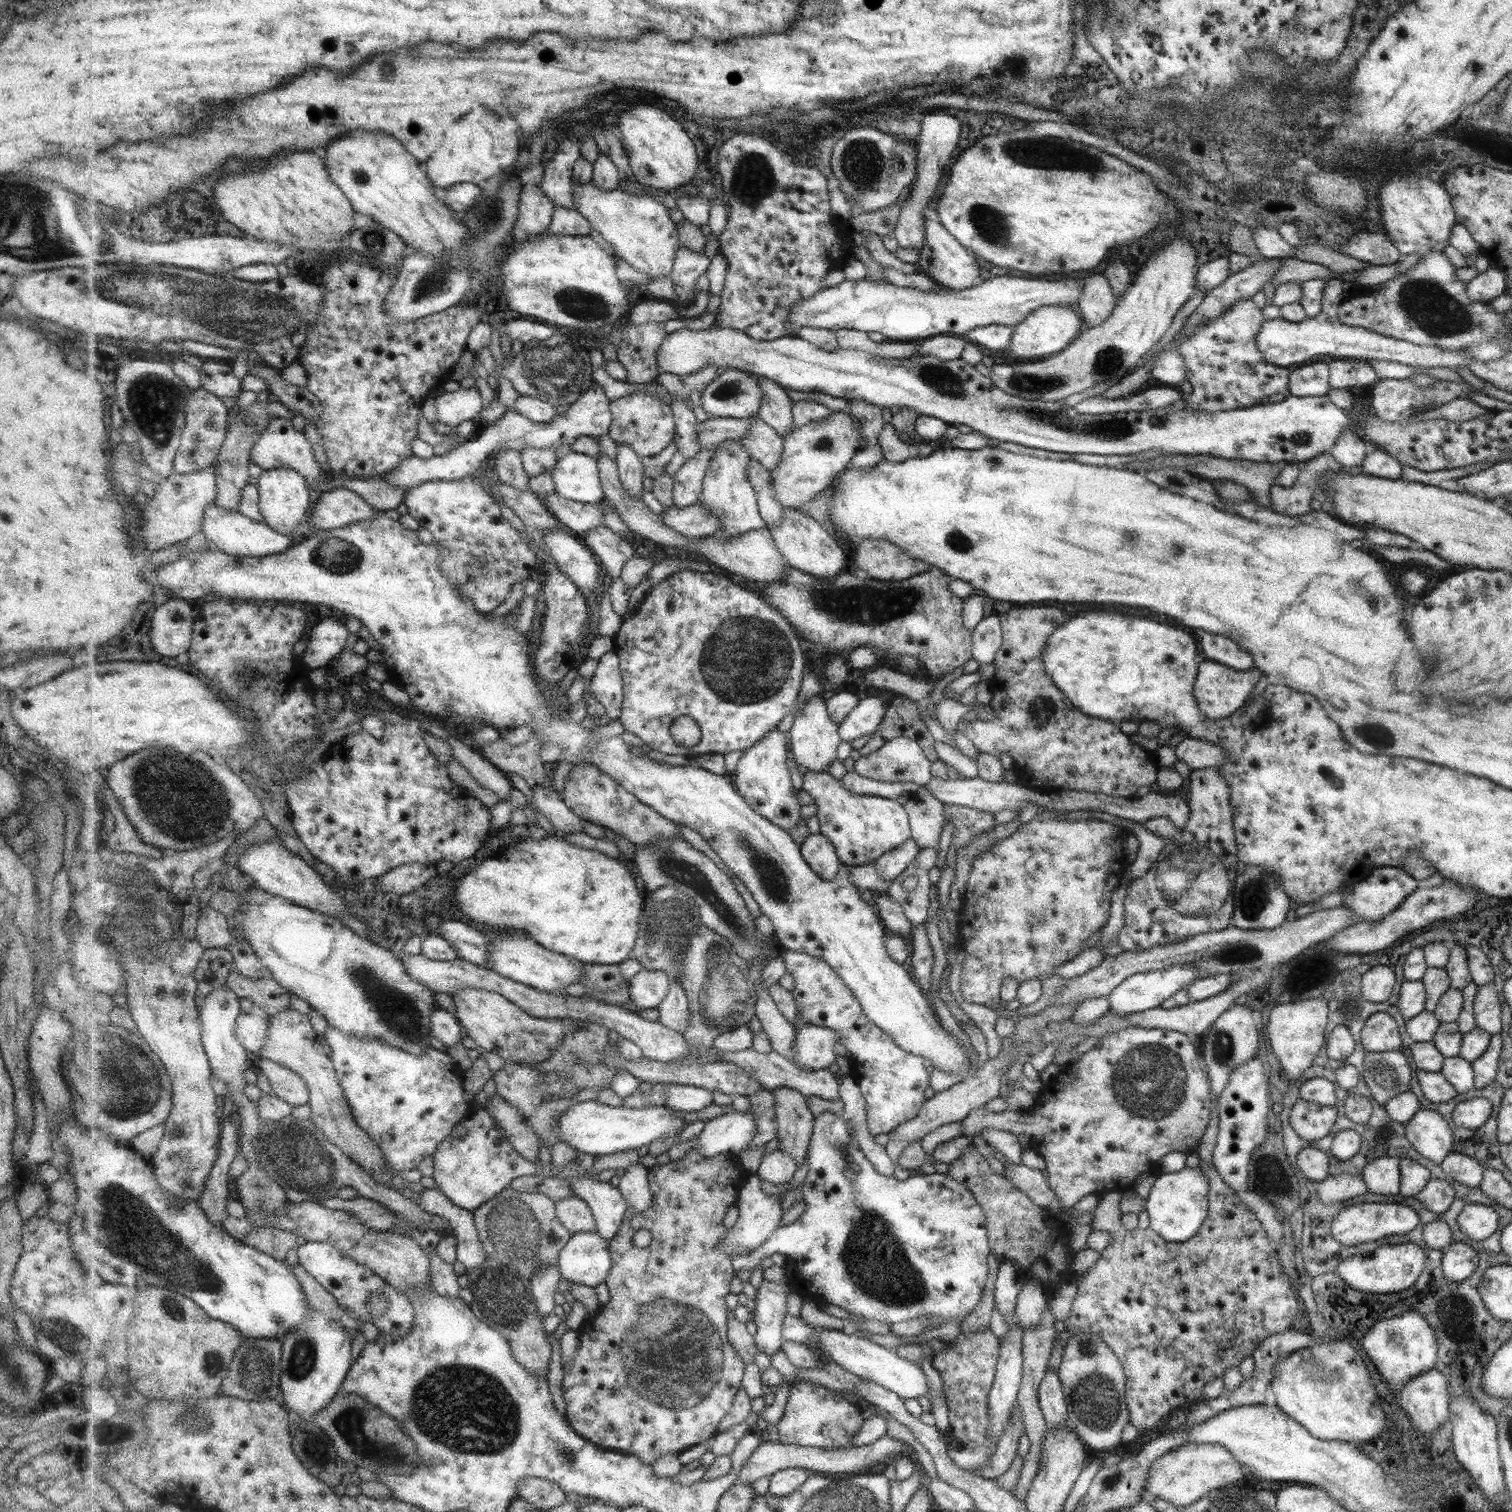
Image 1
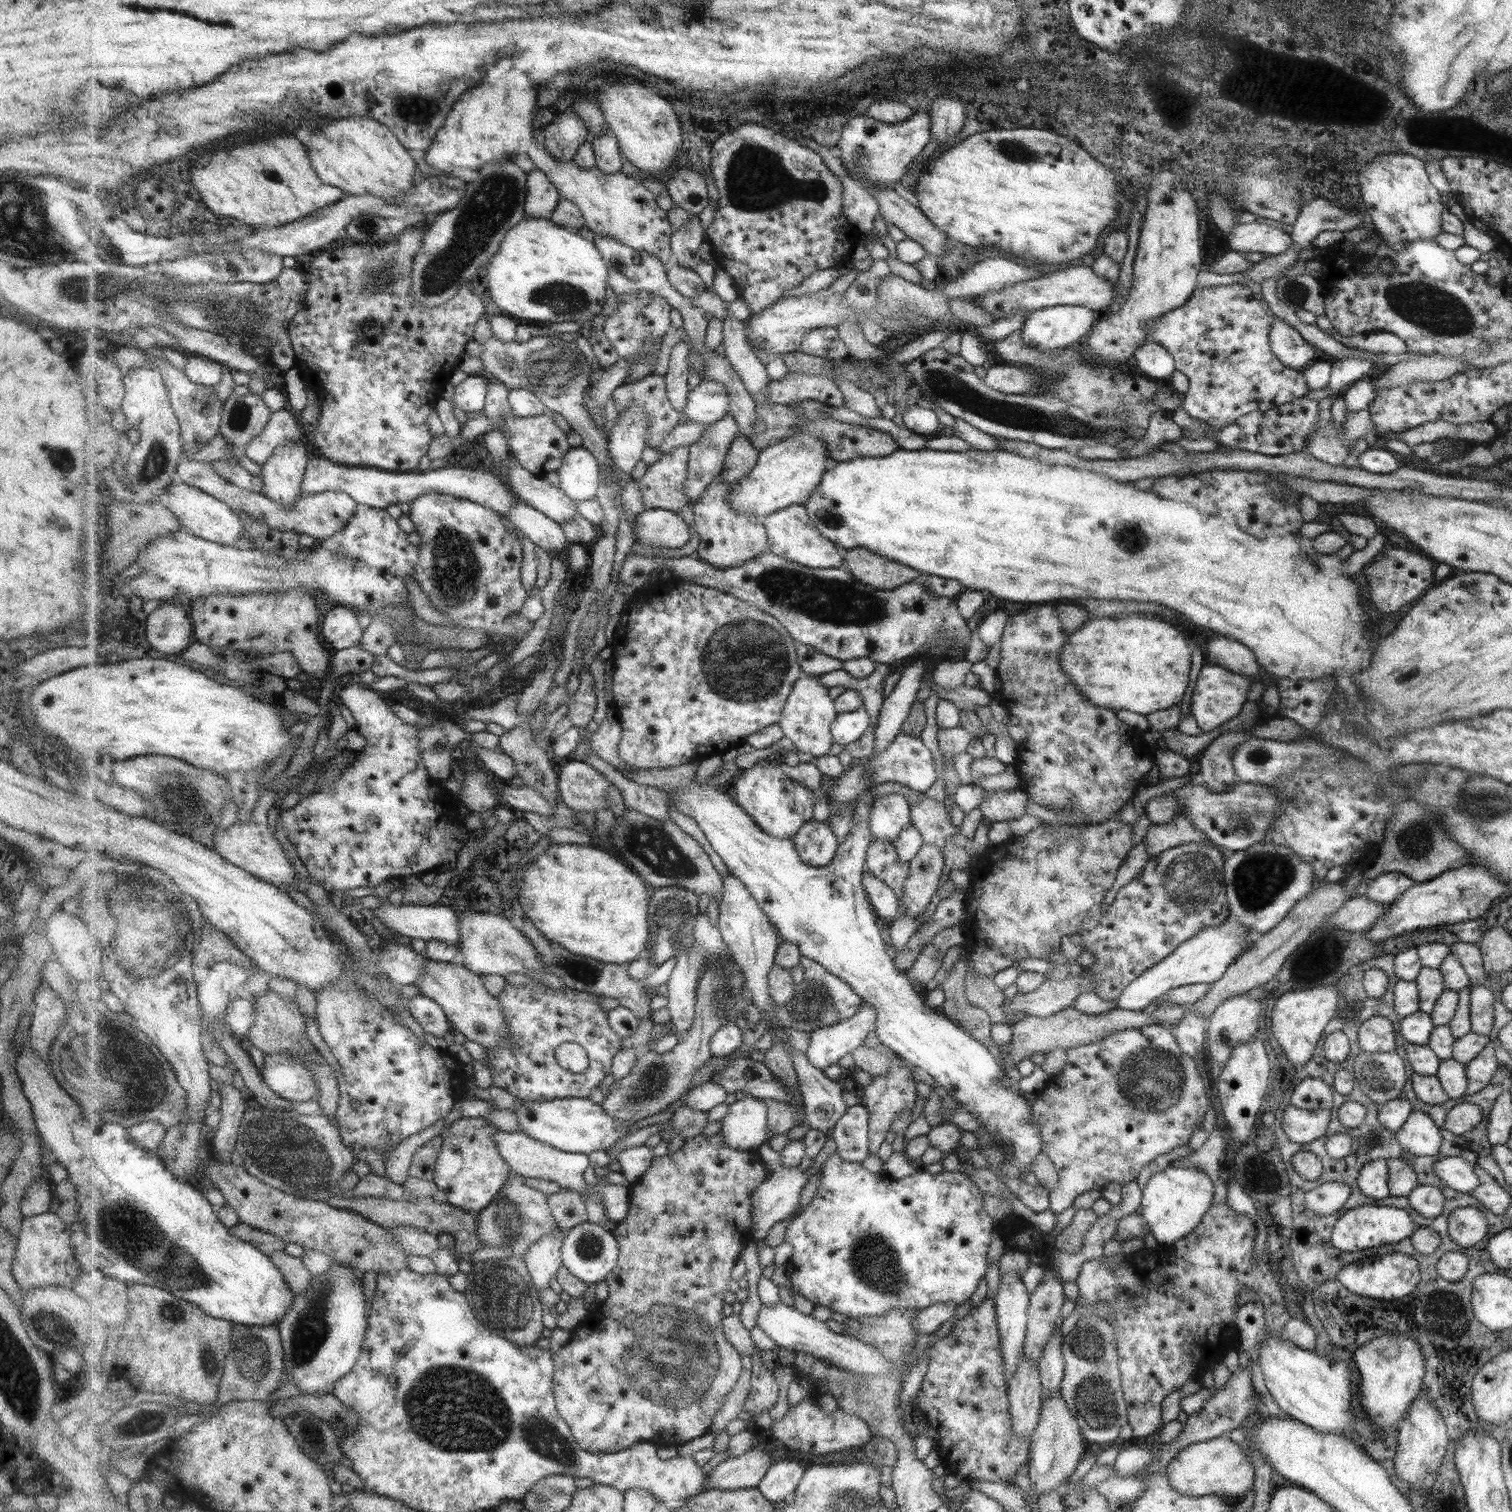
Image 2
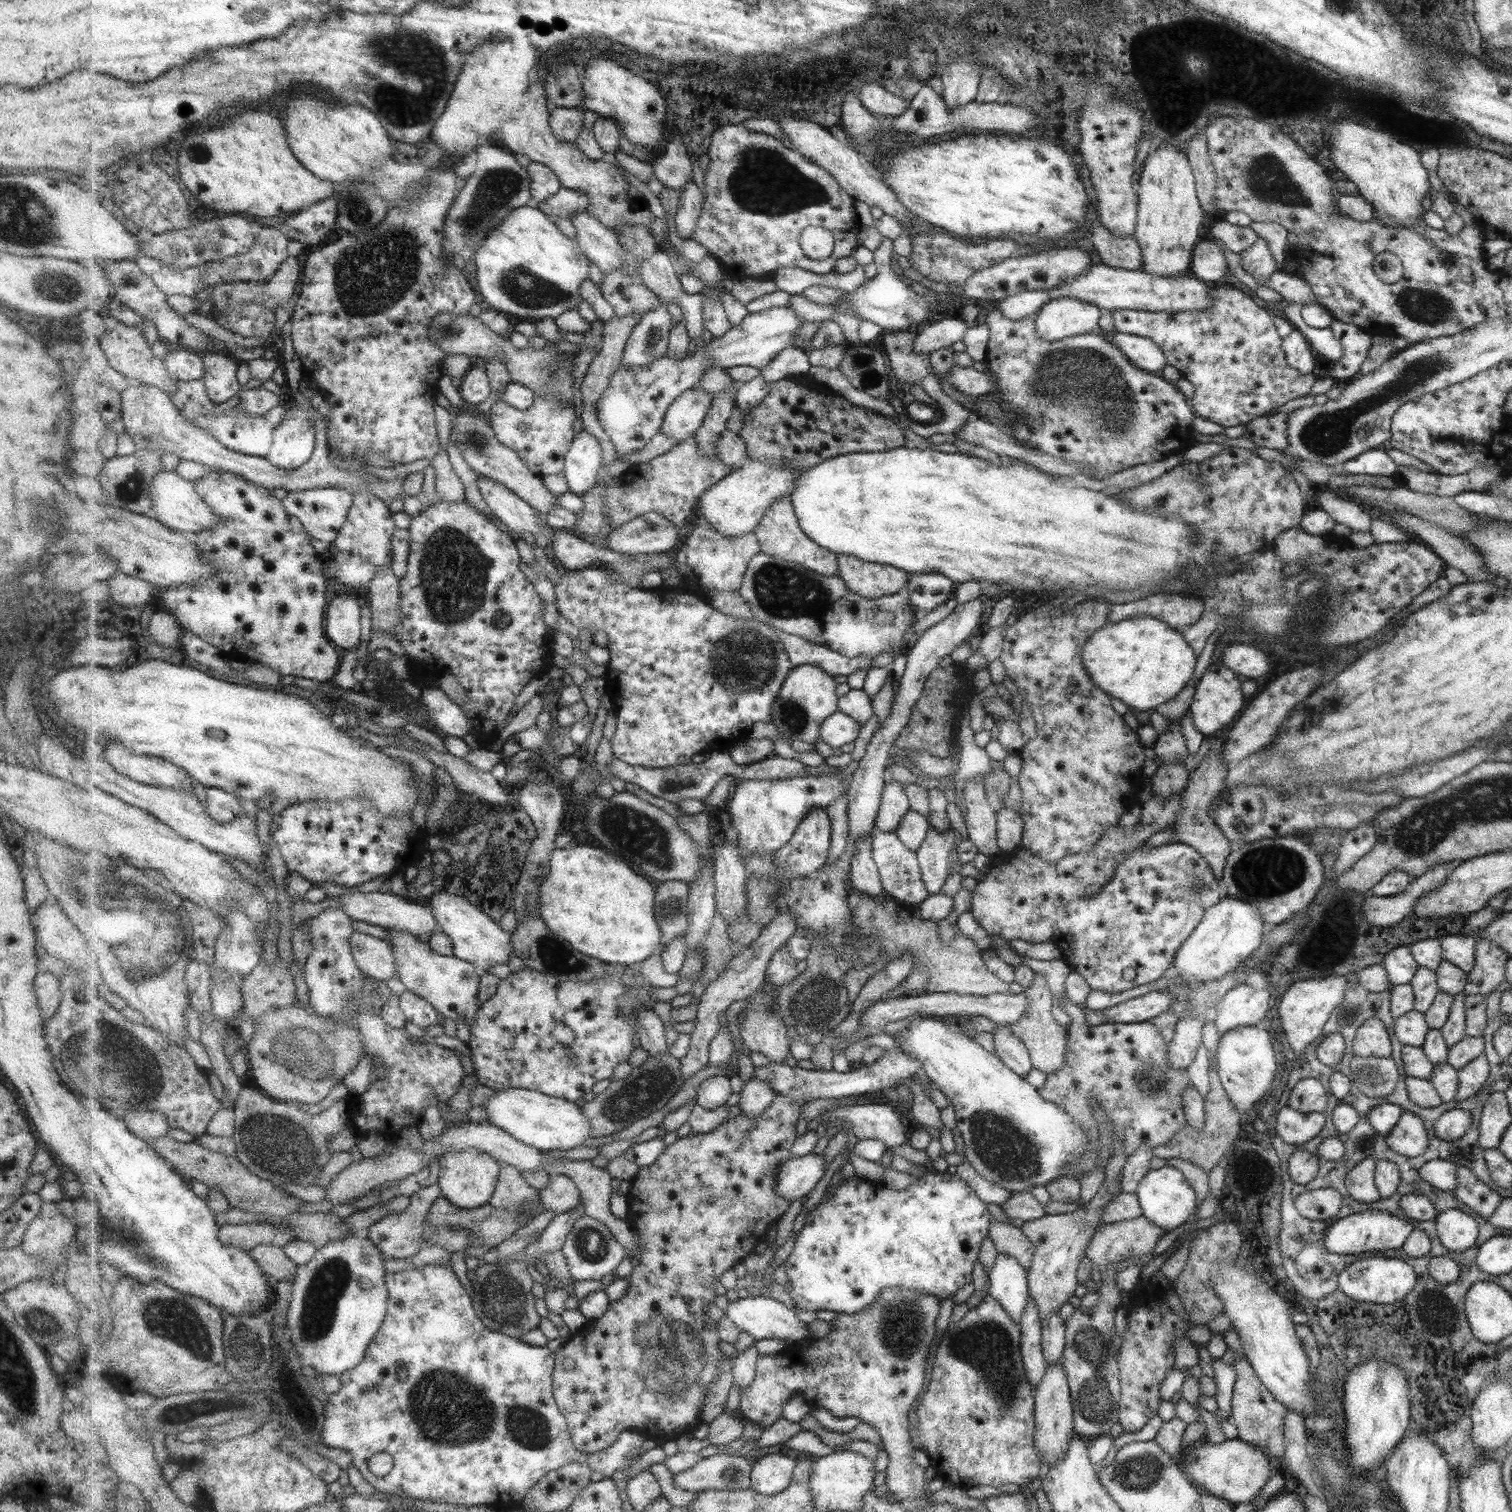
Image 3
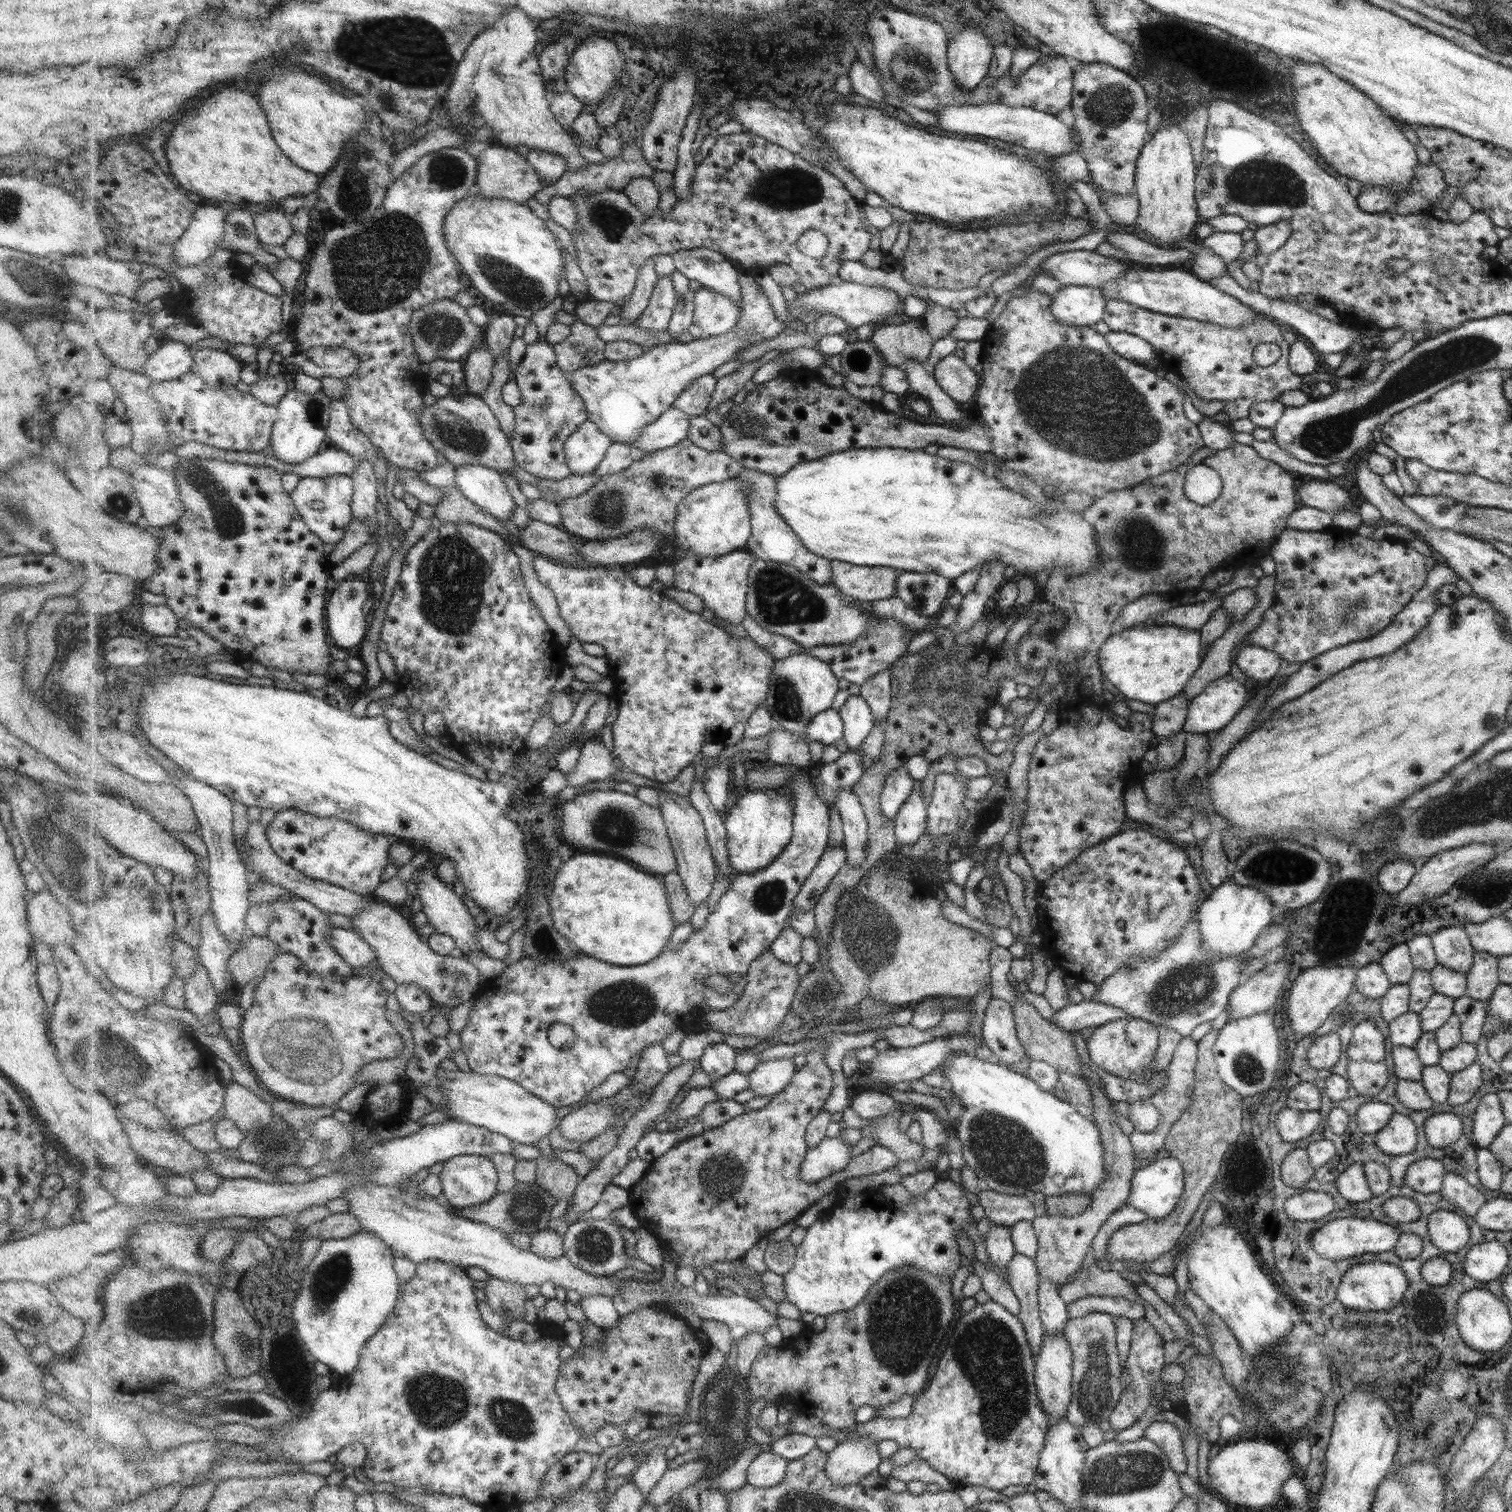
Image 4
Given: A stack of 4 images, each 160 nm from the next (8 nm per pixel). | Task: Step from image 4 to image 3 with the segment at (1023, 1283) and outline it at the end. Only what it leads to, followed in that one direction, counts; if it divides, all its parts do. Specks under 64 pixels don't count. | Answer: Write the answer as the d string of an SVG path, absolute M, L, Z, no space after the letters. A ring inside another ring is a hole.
M1029 1296L1017 1323L1020 1325L1019 1351L1023 1372L1035 1388L1045 1374L1046 1362L1041 1352L1040 1312Z

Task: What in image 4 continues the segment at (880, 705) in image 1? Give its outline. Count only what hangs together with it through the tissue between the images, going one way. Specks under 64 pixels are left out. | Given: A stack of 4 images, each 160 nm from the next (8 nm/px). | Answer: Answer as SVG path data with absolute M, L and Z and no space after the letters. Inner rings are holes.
M834 709L821 712L815 716L811 726L807 726L807 740L833 745L837 740L844 738L844 726L845 723L839 712Z

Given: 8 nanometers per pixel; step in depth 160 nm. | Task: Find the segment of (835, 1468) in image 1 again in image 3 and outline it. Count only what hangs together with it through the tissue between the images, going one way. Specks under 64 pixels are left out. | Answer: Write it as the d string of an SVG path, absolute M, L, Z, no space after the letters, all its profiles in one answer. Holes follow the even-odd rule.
M736 1453L734 1455L716 1454L709 1457L702 1458L696 1465L676 1473L673 1475L674 1486L681 1490L686 1490L695 1493L703 1492L707 1489L719 1490L737 1490L751 1489L751 1471L754 1465L749 1463L749 1458L743 1453Z

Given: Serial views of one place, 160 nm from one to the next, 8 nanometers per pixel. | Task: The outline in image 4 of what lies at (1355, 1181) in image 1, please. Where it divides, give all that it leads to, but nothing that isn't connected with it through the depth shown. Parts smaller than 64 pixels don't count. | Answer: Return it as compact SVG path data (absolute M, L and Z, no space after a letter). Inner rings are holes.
M1312 1190L1295 1194L1283 1202L1285 1218L1305 1222L1305 1220L1319 1220L1321 1216L1333 1210L1333 1199L1326 1192L1313 1192Z

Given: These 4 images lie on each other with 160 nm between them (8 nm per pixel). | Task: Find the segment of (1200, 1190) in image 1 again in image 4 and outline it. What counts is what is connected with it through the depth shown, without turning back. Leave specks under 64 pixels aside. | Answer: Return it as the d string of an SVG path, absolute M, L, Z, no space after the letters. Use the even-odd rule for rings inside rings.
M1173 1155L1145 1162L1133 1173L1125 1205L1129 1205L1145 1214L1149 1219L1160 1219L1173 1212L1183 1192L1183 1173L1181 1165Z

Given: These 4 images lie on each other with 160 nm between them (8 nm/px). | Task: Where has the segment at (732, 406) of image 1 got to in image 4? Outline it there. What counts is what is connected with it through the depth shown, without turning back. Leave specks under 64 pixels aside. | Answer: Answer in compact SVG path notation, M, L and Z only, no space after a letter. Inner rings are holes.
M680 408L668 409L655 422L646 426L643 434L632 442L632 446L651 453L677 446L688 438L692 417Z

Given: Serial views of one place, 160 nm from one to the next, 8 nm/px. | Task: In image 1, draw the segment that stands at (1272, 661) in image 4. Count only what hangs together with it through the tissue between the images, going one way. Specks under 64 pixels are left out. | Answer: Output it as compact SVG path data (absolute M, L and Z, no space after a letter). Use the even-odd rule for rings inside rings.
M1205 632L1199 638L1200 653L1207 661L1213 661L1235 670L1249 670L1253 668L1253 656L1235 646L1233 640L1223 638L1222 635Z

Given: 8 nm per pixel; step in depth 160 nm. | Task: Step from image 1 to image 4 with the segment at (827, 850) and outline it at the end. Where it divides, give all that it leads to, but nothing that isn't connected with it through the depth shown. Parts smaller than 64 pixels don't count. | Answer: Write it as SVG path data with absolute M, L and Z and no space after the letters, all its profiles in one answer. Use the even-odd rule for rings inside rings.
M791 766L788 780L787 783L790 786L790 792L792 792L792 797L794 798L795 818L792 841L785 849L785 853L781 854L779 859L766 869L758 870L758 872L754 872L753 874L735 876L729 884L729 889L718 900L713 911L709 913L704 927L702 929L695 929L695 932L693 932L680 947L674 947L669 944L666 946L666 950L664 950L657 959L639 966L615 966L614 964L597 960L597 958L589 958L589 956L585 956L585 954L577 954L569 960L559 962L547 962L531 957L523 957L519 962L505 967L501 973L501 998L499 998L498 976L491 979L489 988L487 988L485 984L485 1004L483 1004L483 993L479 992L479 996L469 1012L470 1021L459 1033L461 1047L468 1059L470 1069L477 1072L477 1074L483 1074L483 1076L485 1076L485 1074L493 1074L493 1076L501 1076L501 1078L507 1078L517 1082L520 1086L523 1086L523 1089L530 1091L533 1095L550 1103L551 1106L555 1108L561 1106L571 1107L585 1099L590 1092L597 1089L597 1086L601 1086L603 1082L606 1082L607 1078L619 1072L623 1072L623 1070L627 1070L631 1058L633 1059L635 1055L642 1056L644 1050L654 1042L663 1042L678 1028L691 1028L691 1026L693 1026L693 1028L699 1028L702 1025L701 1023L699 1024L699 1020L701 1020L701 1016L703 1016L705 1004L707 1005L705 990L707 990L708 984L704 983L704 978L715 975L745 974L750 971L751 965L759 958L759 955L762 955L767 949L771 948L774 942L778 940L779 935L786 929L786 926L789 924L788 920L790 920L790 915L794 912L795 899L799 896L803 885L807 882L811 873L814 872L815 867L819 864L823 854L825 854L828 849L829 824L831 824L831 818L829 818L830 808L827 806L825 800L821 798L820 792L815 788L813 779L811 779L807 769ZM555 1022L562 1022L563 1024L569 1024L569 1026L573 1027L577 1037L573 1048L563 1050L551 1044L549 1030Z

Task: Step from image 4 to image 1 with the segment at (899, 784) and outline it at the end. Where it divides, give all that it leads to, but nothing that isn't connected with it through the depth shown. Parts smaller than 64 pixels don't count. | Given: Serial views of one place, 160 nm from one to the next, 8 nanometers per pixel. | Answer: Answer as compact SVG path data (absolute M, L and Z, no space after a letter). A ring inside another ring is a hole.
M809 771L803 776L803 789L818 806L820 833L834 842L841 862L863 866L877 861L910 837L909 816L903 806L879 795L855 794L833 778L828 771Z

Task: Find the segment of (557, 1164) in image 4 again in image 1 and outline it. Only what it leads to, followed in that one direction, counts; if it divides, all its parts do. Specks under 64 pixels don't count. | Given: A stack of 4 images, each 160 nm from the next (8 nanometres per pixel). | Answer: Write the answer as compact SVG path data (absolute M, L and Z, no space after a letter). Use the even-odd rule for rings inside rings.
M571 1197L559 1200L556 1204L559 1220L570 1230L572 1235L596 1230L595 1215L585 1200L580 1197Z

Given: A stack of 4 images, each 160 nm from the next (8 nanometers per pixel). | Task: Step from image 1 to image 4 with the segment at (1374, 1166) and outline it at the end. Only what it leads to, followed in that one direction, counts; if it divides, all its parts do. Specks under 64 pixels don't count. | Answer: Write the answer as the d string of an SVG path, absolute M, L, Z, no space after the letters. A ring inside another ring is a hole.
M1357 1164L1344 1168L1335 1178L1334 1187L1338 1196L1346 1202L1366 1202L1373 1199L1371 1191L1367 1188L1363 1169Z

